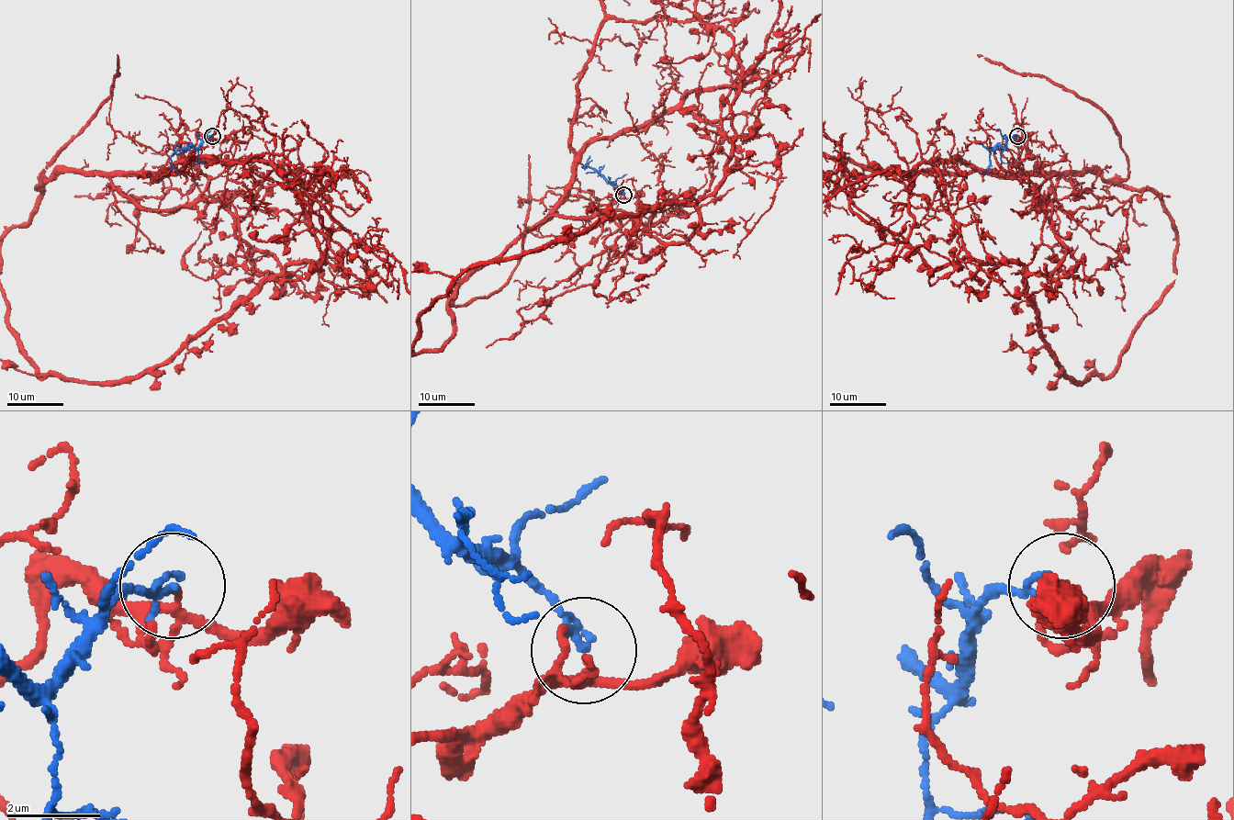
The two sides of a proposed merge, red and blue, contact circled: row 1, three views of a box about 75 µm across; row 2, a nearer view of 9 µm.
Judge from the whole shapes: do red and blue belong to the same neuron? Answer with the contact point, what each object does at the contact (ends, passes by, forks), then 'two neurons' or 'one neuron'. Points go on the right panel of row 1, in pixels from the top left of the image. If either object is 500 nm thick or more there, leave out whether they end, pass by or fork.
at (1017, 136); red forks there; blue ends there; one neuron

